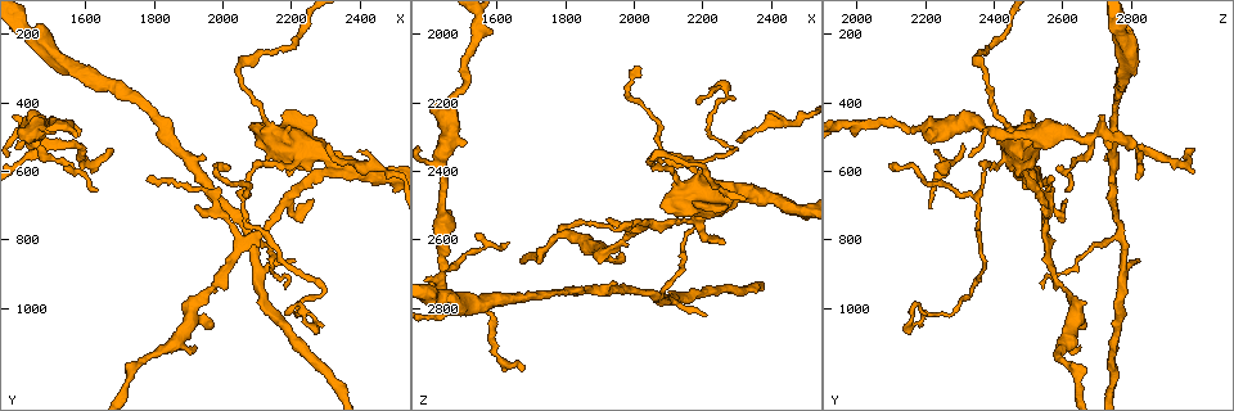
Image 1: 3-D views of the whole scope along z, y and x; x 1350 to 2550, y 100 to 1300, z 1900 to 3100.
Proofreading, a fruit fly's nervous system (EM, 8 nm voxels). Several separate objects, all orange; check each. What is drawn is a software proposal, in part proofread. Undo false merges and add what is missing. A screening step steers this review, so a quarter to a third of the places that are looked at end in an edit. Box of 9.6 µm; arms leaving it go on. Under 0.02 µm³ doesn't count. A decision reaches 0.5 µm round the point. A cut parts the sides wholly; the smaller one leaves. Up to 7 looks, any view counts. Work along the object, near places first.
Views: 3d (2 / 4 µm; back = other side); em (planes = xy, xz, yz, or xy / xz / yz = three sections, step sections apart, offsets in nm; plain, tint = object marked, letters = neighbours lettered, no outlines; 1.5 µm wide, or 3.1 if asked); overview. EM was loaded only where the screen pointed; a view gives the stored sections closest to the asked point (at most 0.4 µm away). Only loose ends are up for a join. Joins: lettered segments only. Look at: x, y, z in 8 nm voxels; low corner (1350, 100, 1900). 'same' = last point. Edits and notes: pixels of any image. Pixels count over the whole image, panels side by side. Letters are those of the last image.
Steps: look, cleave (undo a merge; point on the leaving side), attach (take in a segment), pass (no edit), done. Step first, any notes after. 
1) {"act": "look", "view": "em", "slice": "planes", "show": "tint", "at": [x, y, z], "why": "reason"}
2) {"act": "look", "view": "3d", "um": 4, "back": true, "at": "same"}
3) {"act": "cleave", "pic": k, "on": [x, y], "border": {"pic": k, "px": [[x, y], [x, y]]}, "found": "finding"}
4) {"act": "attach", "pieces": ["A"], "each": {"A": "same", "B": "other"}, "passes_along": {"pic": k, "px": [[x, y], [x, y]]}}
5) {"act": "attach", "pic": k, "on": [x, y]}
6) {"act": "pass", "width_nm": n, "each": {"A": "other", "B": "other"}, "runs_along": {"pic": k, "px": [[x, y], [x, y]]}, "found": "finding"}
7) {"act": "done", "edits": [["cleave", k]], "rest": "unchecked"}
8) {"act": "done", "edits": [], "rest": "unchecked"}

{"act": "look", "view": "em", "slice": "xy", "step": 8, "show": "tint", "at": [1440, 500, 2670], "why": "branch point"}

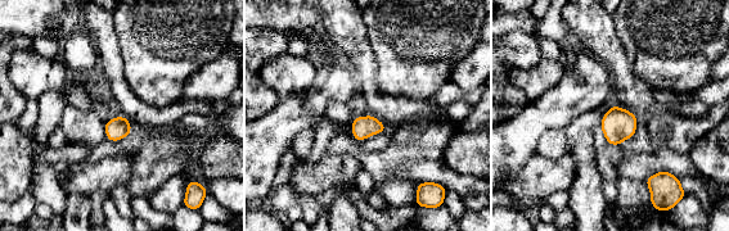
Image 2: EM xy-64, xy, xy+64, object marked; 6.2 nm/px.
{"act": "look", "view": "em", "slice": "xz", "step": 4, "show": "letters", "at": "same"}

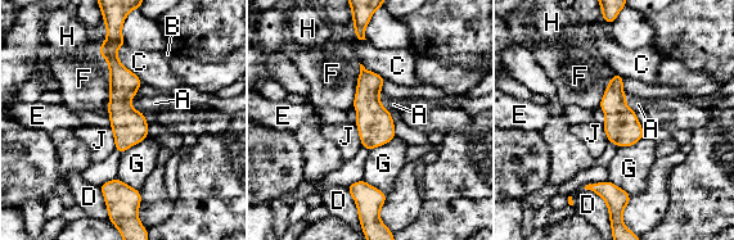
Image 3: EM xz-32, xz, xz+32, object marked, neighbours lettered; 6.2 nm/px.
{"act": "pass", "each": {"A": "other", "B": "other", "C": "other", "D": "other", "E": "other", "F": "other", "G": "other", "H": "other", "J": "other"}, "runs_along": {"pic": 3, "px": [[117, 42], [122, 148]]}, "found": "continuous, no second neuron"}

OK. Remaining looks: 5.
{"act": "look", "view": "em", "slice": "xz", "step": 8, "show": "plain", "at": [2010, 590, 2090]}

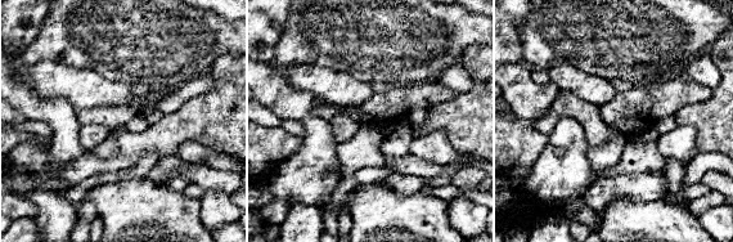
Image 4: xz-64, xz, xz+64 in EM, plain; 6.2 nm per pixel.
{"act": "look", "view": "em", "slice": "xz", "step": 8, "show": "letters", "at": "same", "why": "see the neighbours"}

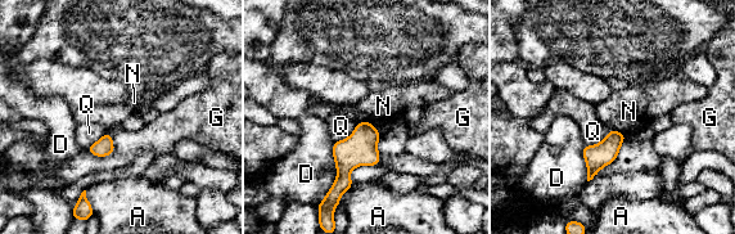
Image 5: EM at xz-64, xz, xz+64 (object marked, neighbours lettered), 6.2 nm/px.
{"act": "pass", "each": {"A": "other", "D": "other", "G": "other", "N": "other", "Q": "other"}, "border": {"pic": 5, "px": [[609, 129], [621, 131], [626, 136]]}, "found": "none of them fits"}

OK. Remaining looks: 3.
{"act": "look", "view": "em", "slice": "yz", "step": 4, "show": "letters", "at": [1590, 490, 2010], "why": "branch stops here"}

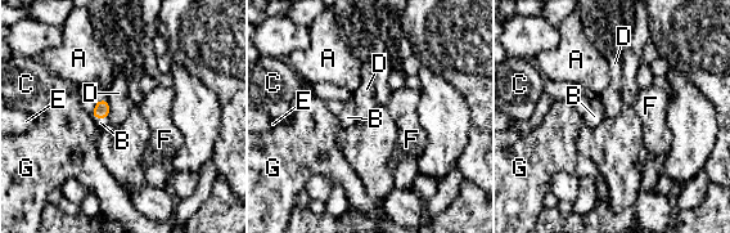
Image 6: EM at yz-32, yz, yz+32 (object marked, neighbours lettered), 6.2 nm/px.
{"act": "look", "view": "em", "slice": "planes", "show": "letters", "at": "same", "why": "cut it another way"}

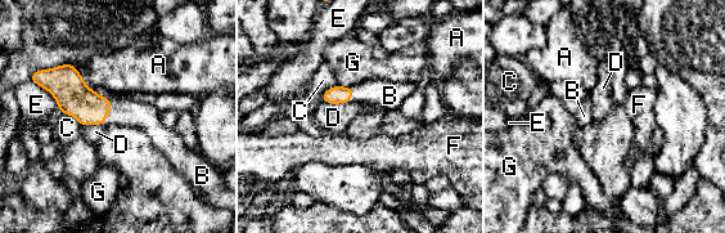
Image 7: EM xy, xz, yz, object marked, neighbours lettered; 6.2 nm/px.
{"act": "attach", "pic": 7, "on": [124, 111], "each": {"A": "other", "B": "same", "C": "other", "D": "other", "E": "other", "F": "other", "G": "other"}, "passes_along": {"pic": 7, "px": [[73, 97], [109, 111], [124, 111]]}, "found": "it goes on there"}

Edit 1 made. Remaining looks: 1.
{"act": "done", "edits": [["attach", 7]], "rest": "unchecked"}

